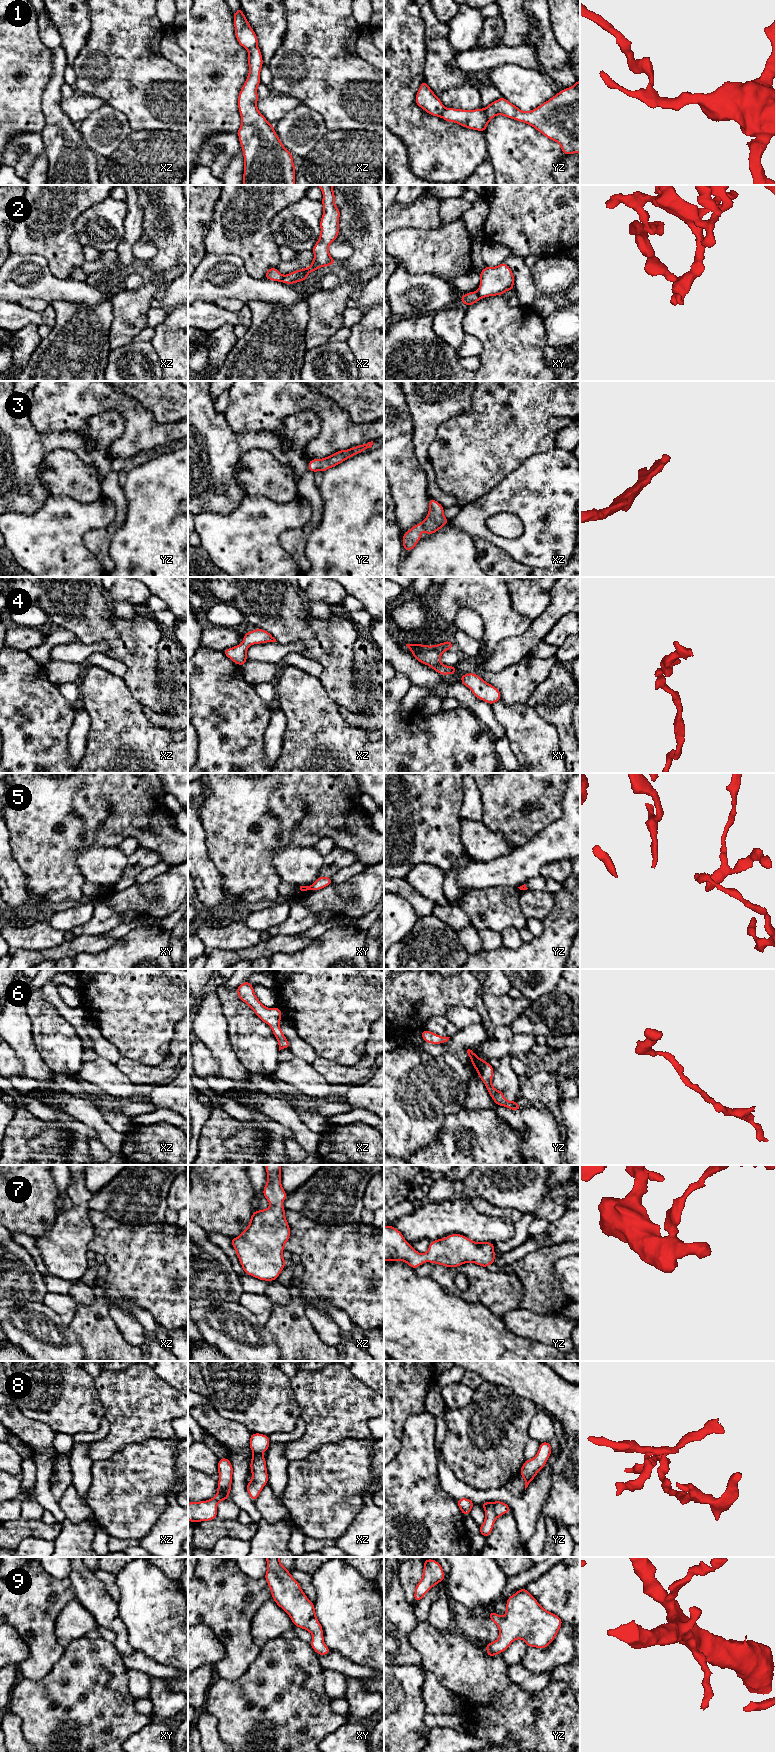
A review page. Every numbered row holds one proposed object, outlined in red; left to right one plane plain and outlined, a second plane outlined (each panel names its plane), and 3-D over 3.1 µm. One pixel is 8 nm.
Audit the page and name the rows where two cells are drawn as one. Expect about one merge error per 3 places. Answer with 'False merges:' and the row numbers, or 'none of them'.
False merges: 2, 5, 8

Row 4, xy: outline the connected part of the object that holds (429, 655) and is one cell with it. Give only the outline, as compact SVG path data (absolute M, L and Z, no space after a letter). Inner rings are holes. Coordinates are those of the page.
M450 639L444 643L437 645L423 645L423 644L406 644L410 649L415 659L425 665L430 666L433 670L441 675L456 674L455 666L443 665L440 661L441 655L444 651L454 648Z

